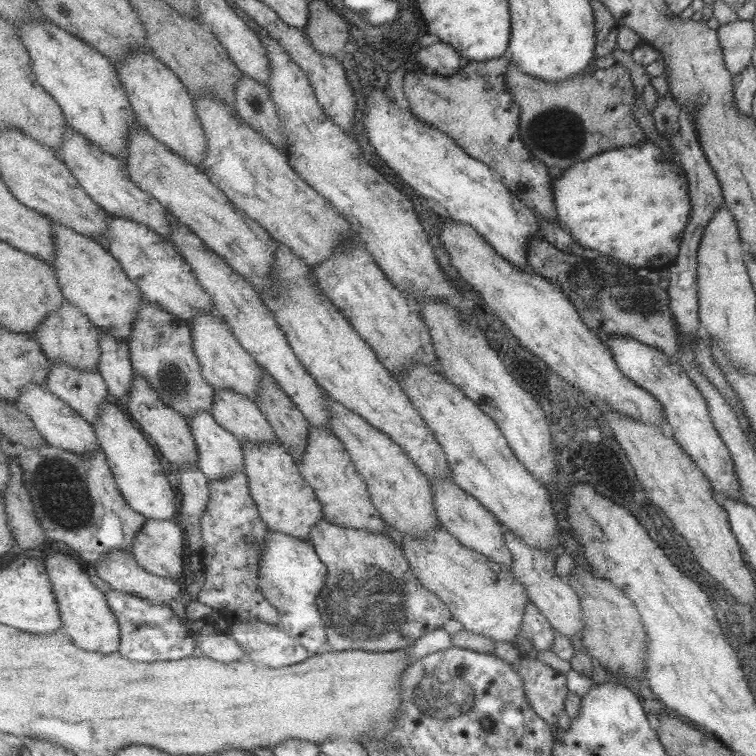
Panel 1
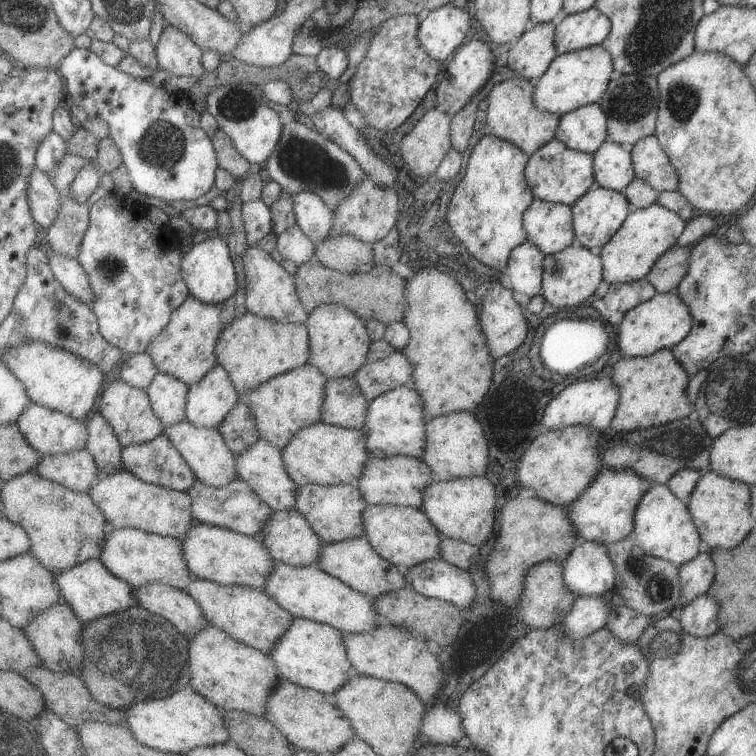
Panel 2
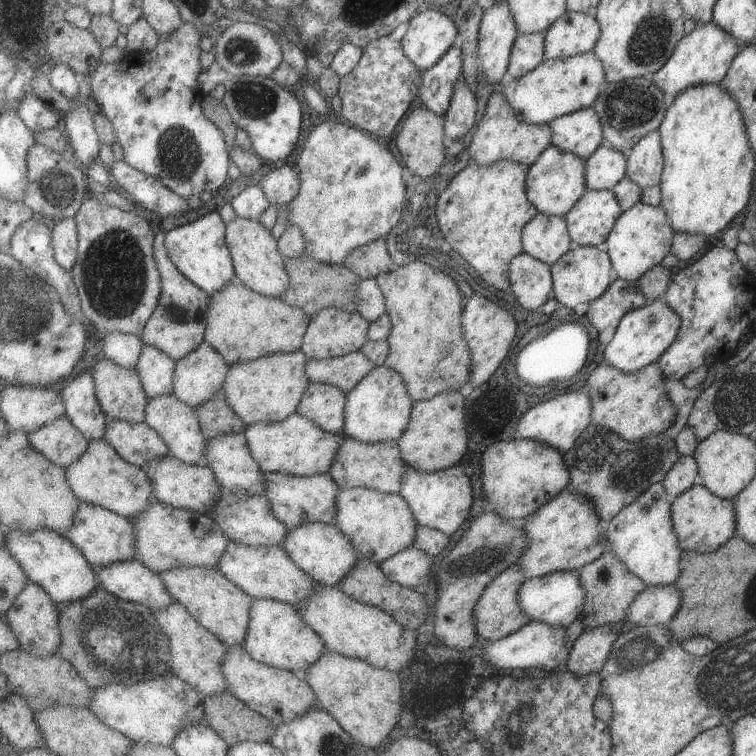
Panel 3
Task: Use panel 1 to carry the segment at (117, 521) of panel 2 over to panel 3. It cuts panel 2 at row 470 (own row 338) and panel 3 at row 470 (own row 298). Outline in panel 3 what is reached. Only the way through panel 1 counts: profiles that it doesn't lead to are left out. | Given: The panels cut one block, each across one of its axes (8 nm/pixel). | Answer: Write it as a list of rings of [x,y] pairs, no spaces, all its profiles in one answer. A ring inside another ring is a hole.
[[[106,439],[90,442],[87,452],[66,470],[66,475],[81,501],[111,509],[133,521],[156,500],[154,482],[146,469],[129,464]]]

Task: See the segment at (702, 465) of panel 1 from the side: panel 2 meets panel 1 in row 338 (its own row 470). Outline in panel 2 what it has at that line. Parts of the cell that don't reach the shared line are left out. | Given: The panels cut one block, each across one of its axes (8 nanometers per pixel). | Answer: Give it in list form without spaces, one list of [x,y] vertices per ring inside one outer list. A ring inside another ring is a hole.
[[[601,468],[581,496],[567,508],[577,534],[582,540],[603,543],[605,546],[632,534],[633,513],[643,493],[653,485],[630,468]]]

